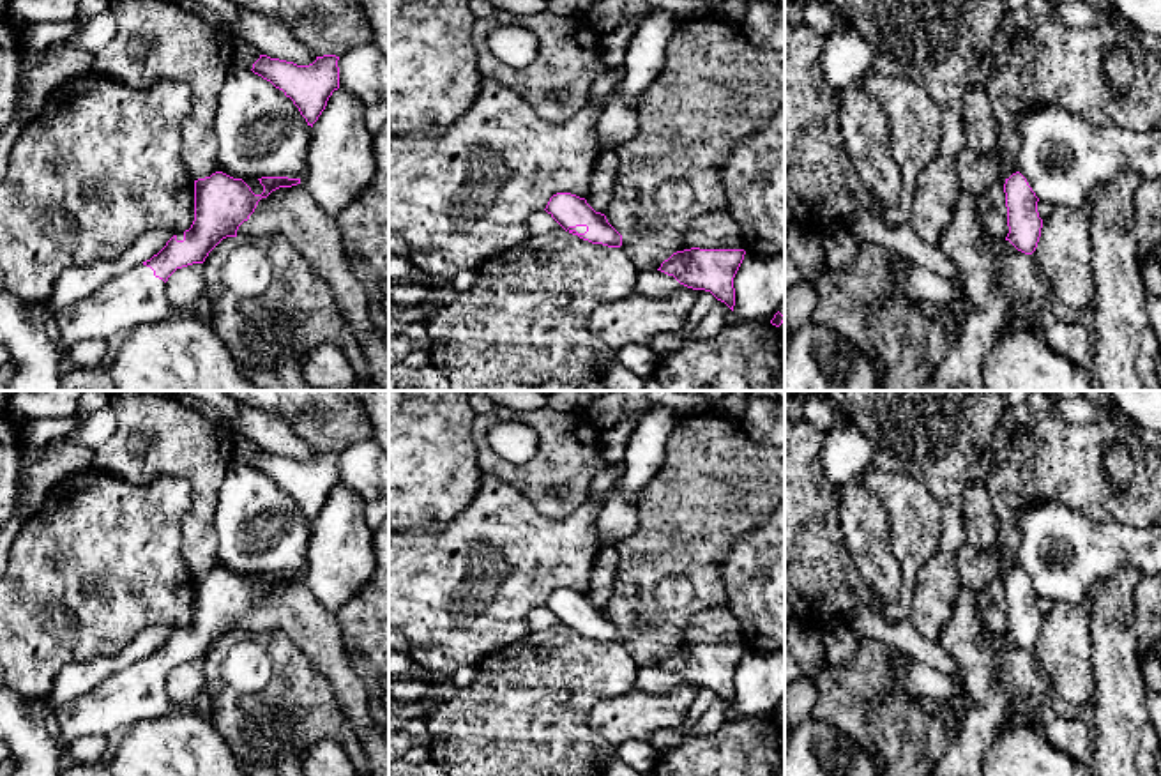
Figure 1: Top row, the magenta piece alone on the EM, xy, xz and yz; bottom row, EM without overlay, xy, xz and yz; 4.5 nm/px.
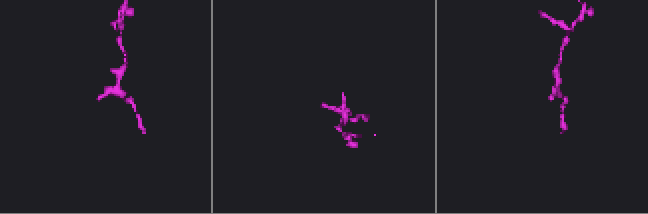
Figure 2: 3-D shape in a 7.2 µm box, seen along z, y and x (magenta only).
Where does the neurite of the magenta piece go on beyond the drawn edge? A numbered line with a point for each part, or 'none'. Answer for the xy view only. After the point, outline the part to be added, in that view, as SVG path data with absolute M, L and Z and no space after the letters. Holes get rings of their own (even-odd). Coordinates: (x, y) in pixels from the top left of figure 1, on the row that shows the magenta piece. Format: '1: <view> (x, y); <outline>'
1: xy (133, 297); M143 263L134 265L101 288L60 311L48 302L27 304L0 292L0 346L16 364L11 391L57 391L62 357L87 339L127 336L136 325L186 316L166 297L166 283Z

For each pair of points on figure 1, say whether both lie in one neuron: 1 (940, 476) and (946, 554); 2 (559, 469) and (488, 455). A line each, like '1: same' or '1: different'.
1: same
2: same

